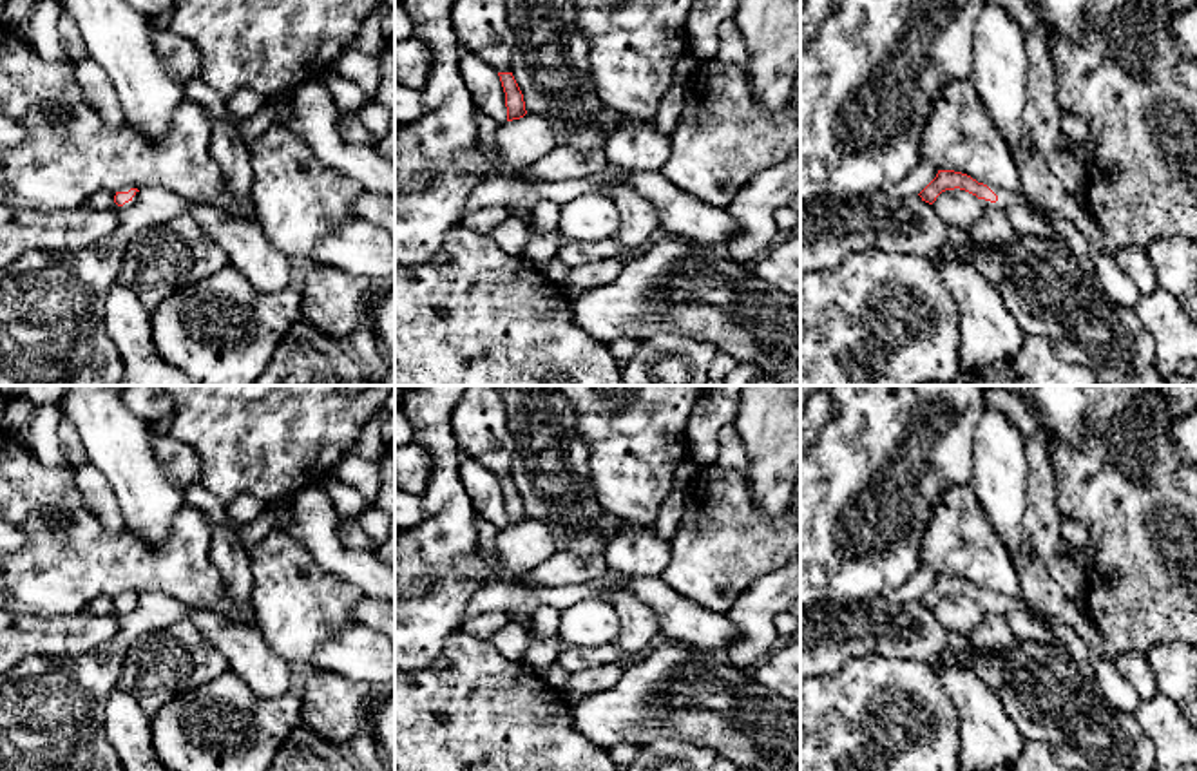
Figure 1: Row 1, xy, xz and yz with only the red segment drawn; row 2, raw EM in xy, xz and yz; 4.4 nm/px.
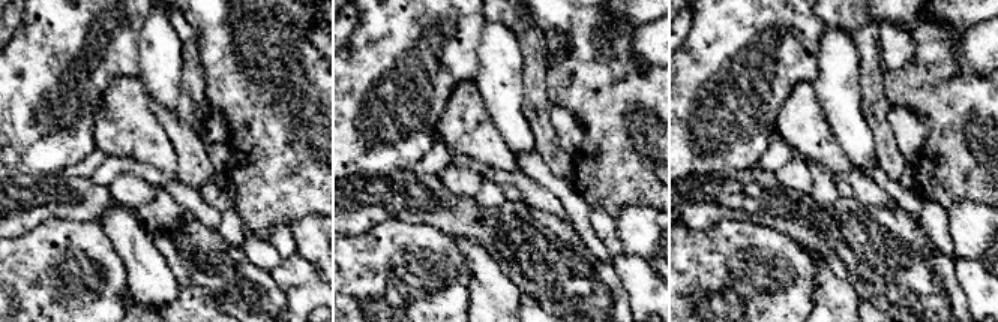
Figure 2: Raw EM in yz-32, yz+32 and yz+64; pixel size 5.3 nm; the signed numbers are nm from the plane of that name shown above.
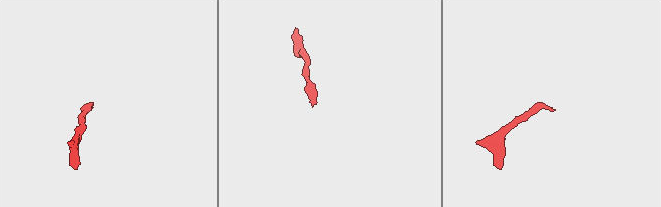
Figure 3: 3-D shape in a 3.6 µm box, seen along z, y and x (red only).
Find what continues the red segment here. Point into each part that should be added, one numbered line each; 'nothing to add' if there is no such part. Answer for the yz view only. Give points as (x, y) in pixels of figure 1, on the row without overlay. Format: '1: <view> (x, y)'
1: yz (1005, 603)

